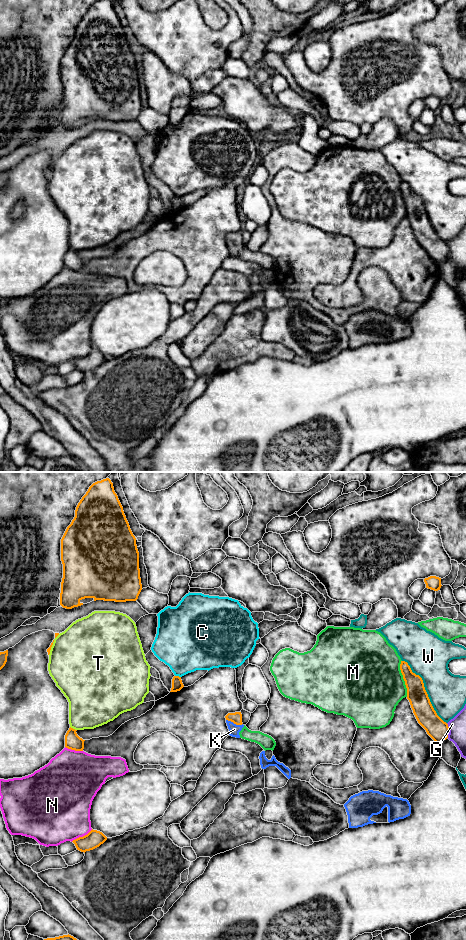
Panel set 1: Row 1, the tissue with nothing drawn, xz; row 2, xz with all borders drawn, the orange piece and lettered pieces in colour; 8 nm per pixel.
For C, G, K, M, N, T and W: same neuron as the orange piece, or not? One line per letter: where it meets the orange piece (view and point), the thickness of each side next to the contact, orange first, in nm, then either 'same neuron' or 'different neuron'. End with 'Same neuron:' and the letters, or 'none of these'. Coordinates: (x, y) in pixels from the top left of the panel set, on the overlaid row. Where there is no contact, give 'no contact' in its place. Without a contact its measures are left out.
C: xz (178, 676) | 90/420 nm | different neuron
G: xz (448, 730) | 170/140 nm | different neuron
K: xz (234, 723) | 90/90 nm | same neuron
M: xz (403, 678) | 160/500 nm | different neuron
N: xz (81, 837) | 140/460 nm | different neuron
T: xz (72, 728) | 130/360 nm | different neuron
W: xz (425, 690) | 160/300 nm | different neuron
Same neuron: K

